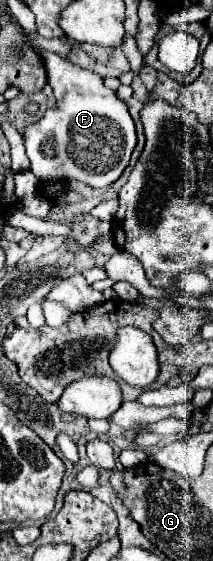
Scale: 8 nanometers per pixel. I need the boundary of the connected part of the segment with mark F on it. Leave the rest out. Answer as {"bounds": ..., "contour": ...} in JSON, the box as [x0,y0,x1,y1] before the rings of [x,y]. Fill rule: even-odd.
{"bounds":[22,47,136,189],"contour":[[[38,47],[38,53],[40,53],[40,59],[44,61],[46,81],[56,93],[56,105],[50,107],[40,121],[24,129],[22,139],[26,145],[26,155],[32,163],[32,173],[42,183],[68,179],[68,181],[80,181],[84,185],[90,185],[92,189],[110,187],[126,169],[132,149],[136,147],[136,129],[134,129],[134,121],[128,113],[126,103],[120,101],[112,89],[106,89],[102,85],[102,77],[98,77],[96,73],[82,69],[70,63],[68,59],[52,51],[46,51],[42,47]]]}

